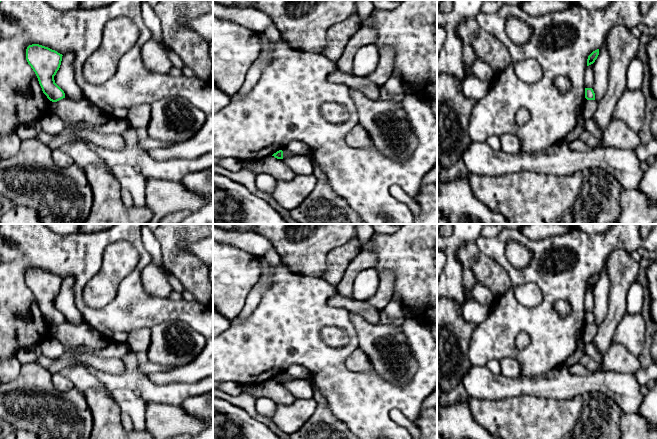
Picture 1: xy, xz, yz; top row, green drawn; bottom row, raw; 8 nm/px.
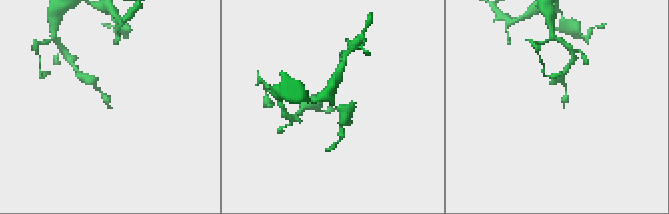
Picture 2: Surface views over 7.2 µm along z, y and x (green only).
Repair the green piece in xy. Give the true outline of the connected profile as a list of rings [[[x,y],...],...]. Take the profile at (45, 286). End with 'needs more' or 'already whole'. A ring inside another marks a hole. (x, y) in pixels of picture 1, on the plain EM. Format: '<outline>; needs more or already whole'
[[[39,268],[29,269],[26,273],[26,284],[35,296],[43,317],[52,326],[65,322],[64,315],[54,304],[60,292],[62,280],[57,275]]]; already whole

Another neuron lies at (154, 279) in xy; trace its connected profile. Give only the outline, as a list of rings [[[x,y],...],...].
[[[149,263],[144,267],[141,280],[145,291],[150,295],[168,297],[173,291],[167,274],[154,263]]]

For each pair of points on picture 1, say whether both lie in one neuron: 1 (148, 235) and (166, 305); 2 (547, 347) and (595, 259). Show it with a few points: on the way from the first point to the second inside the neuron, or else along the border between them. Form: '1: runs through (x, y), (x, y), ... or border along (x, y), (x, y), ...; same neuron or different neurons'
1: border along (142, 240), (145, 250), (150, 255), (151, 262); different neurons
2: runs through (569, 325), (577, 317), (577, 281); same neuron

